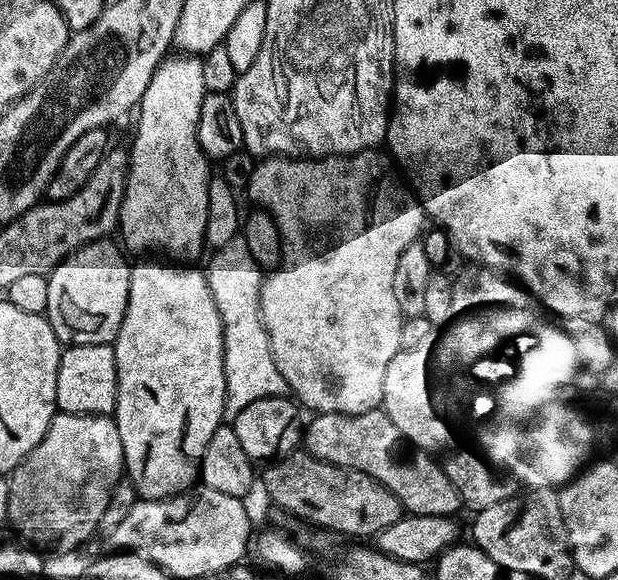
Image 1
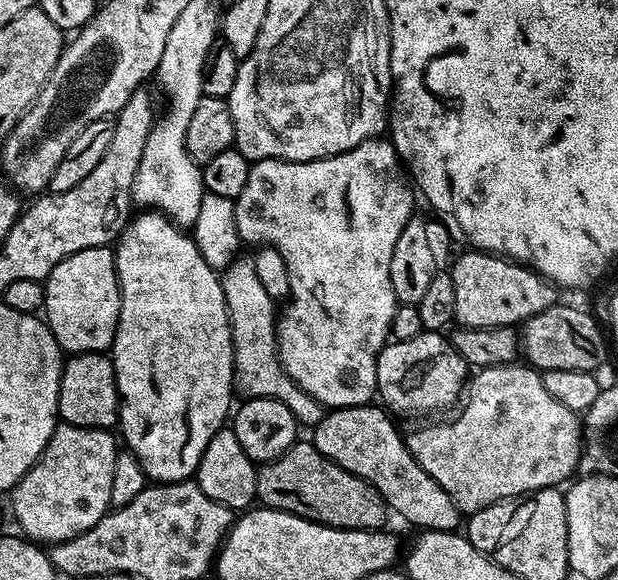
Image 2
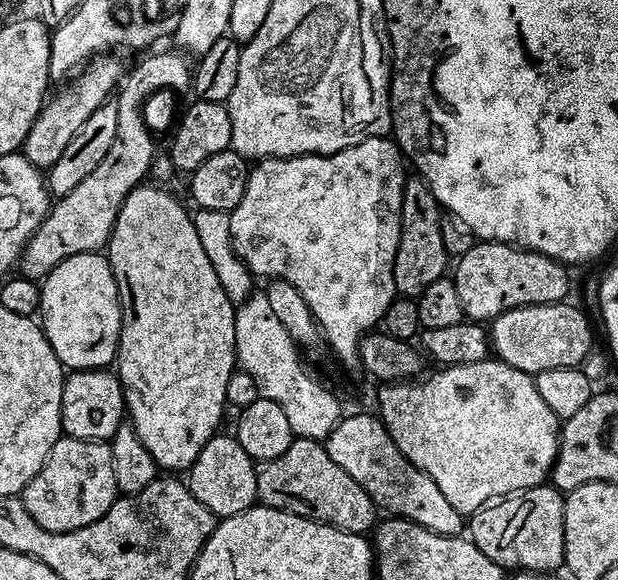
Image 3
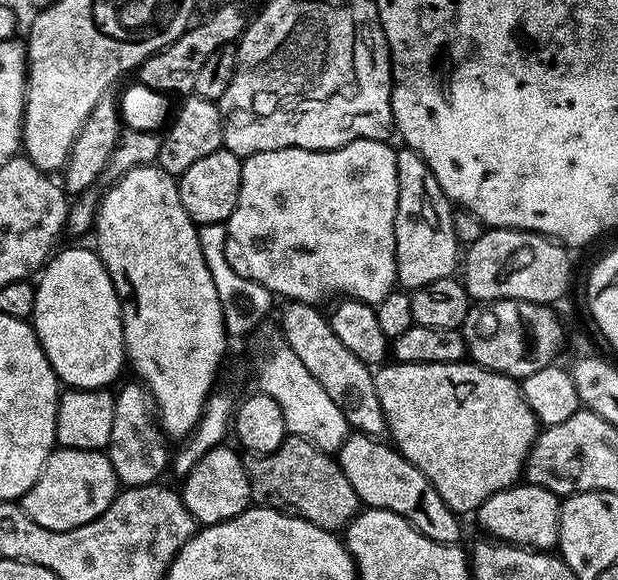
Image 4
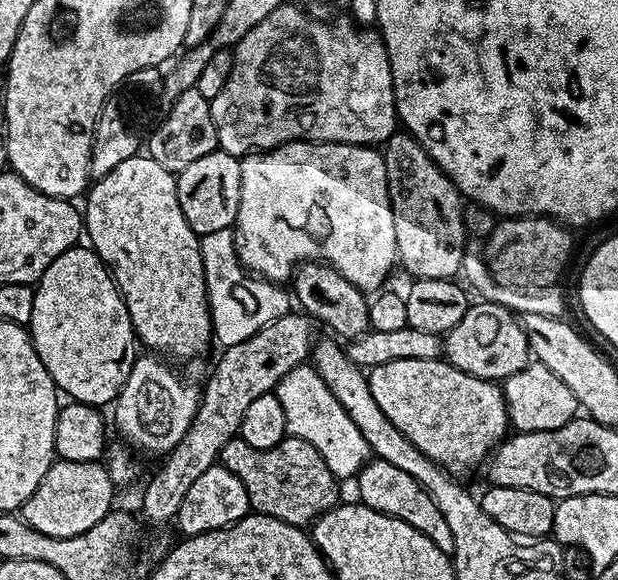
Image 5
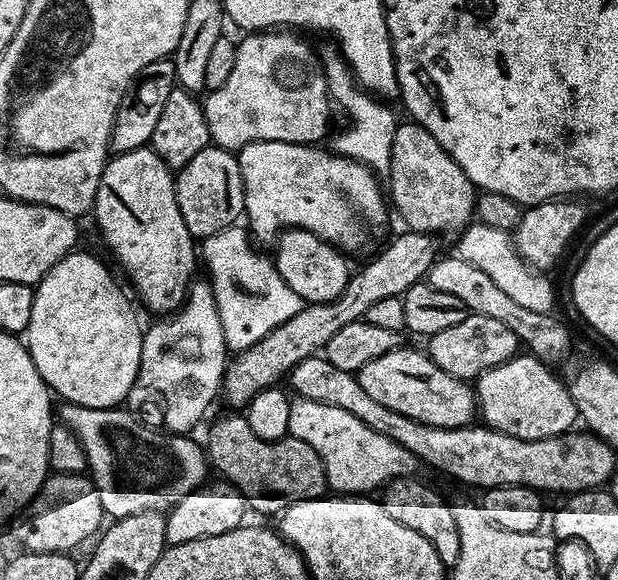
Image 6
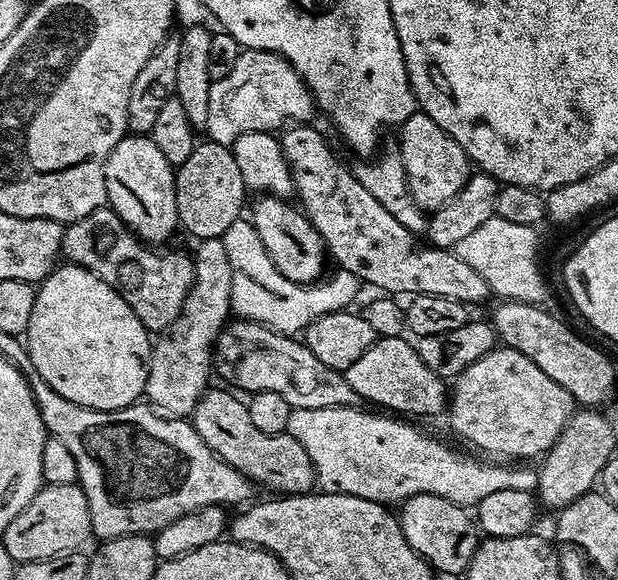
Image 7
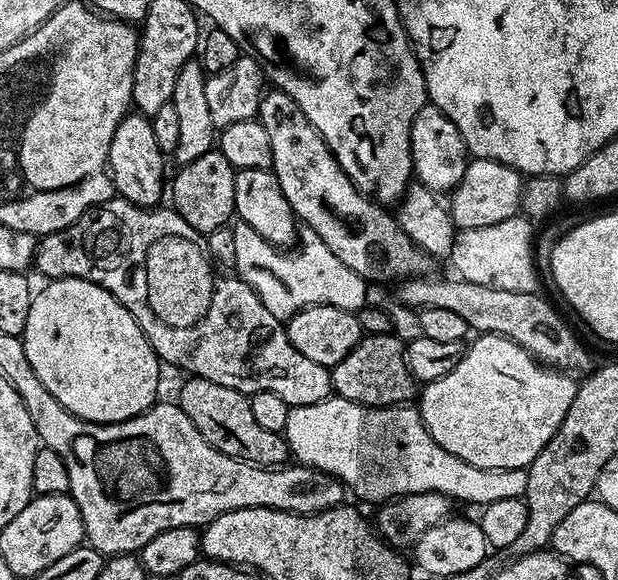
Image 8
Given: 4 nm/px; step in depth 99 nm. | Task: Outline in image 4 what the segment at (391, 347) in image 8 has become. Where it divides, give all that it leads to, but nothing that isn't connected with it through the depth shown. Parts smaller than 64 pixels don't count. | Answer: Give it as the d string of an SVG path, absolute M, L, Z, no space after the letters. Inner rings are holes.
M388 362L377 367L374 375L376 377L376 389L378 390L378 402L382 402L382 414L388 423L387 435L390 437L391 443L396 451L401 452L429 480L434 486L434 490L438 490L442 502L446 502L449 510L457 514L475 513L476 509L482 506L482 502L486 502L486 498L512 487L524 476L524 464L528 461L532 444L536 441L538 435L538 421L526 402L523 387L511 376L491 372L471 362L461 362L459 364L398 364Z

